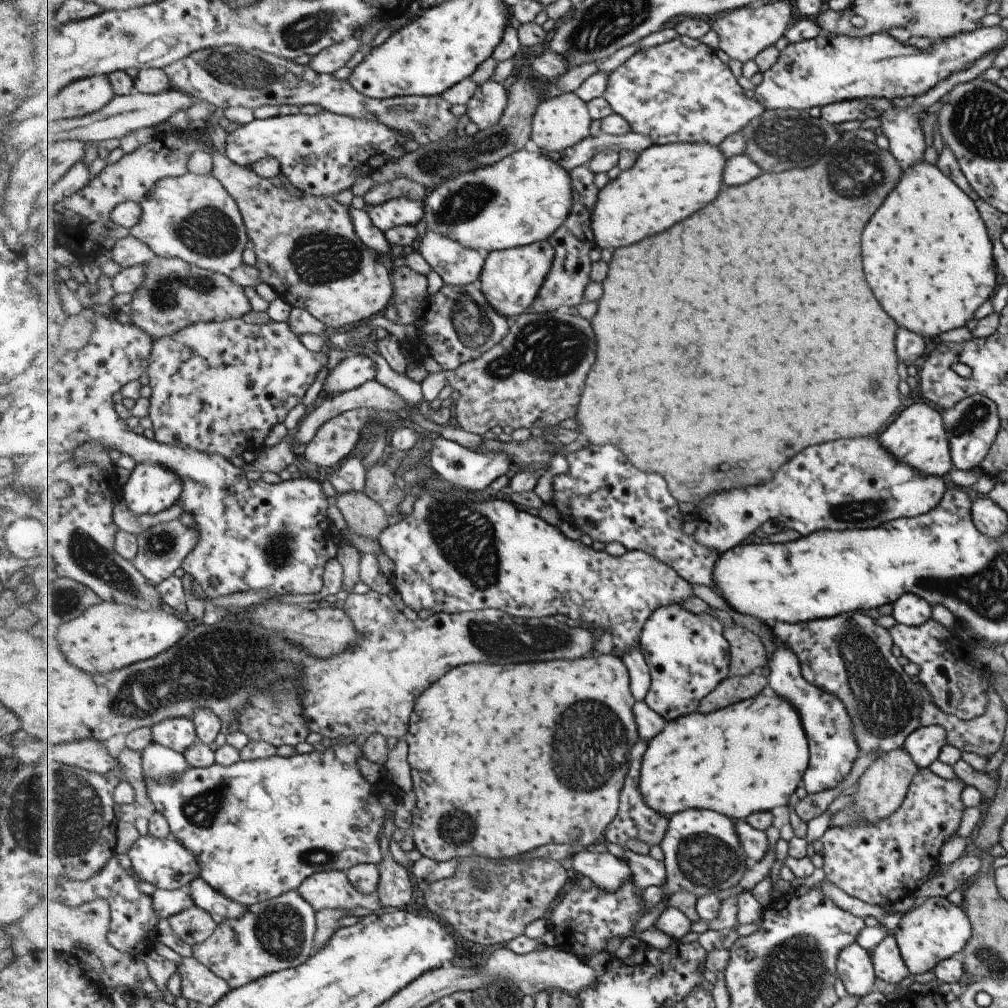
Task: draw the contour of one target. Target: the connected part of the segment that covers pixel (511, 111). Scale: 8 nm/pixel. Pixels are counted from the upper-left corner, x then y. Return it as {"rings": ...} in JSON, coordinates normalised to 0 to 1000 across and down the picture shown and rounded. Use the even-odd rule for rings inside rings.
{"rings":[[[513,76],[513,79],[508,77],[504,83],[504,96],[503,107],[492,124],[478,130],[475,129],[468,136],[460,135],[455,131],[451,135],[445,135],[433,142],[418,143],[413,150],[404,152],[397,160],[384,162],[376,170],[370,171],[368,173],[370,183],[379,184],[402,176],[414,180],[420,185],[434,187],[438,182],[457,172],[491,163],[506,153],[521,147],[528,133],[529,114],[532,113],[538,102],[535,99],[535,91],[526,78]]]}

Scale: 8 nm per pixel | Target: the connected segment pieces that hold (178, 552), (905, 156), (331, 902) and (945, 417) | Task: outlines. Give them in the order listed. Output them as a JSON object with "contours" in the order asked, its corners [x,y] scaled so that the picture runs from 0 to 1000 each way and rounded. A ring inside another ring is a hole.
{"contours":[[[[180,516],[155,520],[137,532],[137,551],[133,561],[154,581],[166,575],[174,565],[181,563],[184,555],[198,539],[198,528],[192,523],[184,522]]],[[[989,47],[988,49],[982,50],[978,55],[972,56],[969,60],[966,60],[958,68],[944,71],[941,75],[935,77],[932,81],[928,82],[926,87],[917,91],[915,95],[904,98],[903,104],[899,108],[888,108],[886,105],[883,105],[873,116],[870,116],[874,119],[874,134],[877,134],[882,140],[881,150],[894,165],[899,167],[908,162],[916,161],[917,149],[920,145],[917,142],[917,135],[913,128],[913,117],[910,116],[912,115],[912,111],[916,111],[920,105],[924,105],[926,101],[930,101],[935,95],[938,95],[942,89],[945,89],[947,84],[967,78],[968,75],[973,73],[978,67],[984,65],[985,59],[988,57],[991,49],[992,48]]],[[[342,863],[320,864],[310,867],[296,881],[299,889],[313,901],[314,905],[322,902],[352,903],[364,901],[368,905],[376,905],[381,897],[376,888],[362,888],[352,881],[345,872]]],[[[964,392],[932,410],[938,425],[944,464],[961,467],[972,463],[985,437],[991,431],[988,407],[988,402],[977,393]]]]}

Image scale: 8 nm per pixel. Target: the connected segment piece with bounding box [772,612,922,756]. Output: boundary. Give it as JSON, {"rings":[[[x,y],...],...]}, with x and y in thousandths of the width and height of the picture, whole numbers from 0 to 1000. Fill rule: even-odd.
{"rings":[[[856,607],[807,615],[803,619],[775,617],[766,627],[790,649],[799,676],[837,695],[854,747],[872,750],[894,742],[898,731],[913,720],[915,698],[910,680],[884,649],[887,640],[881,625],[856,611]]]}

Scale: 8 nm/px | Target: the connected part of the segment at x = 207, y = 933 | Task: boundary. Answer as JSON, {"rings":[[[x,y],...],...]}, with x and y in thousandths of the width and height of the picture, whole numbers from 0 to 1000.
{"rings":[[[189,900],[167,911],[174,927],[189,939],[202,936],[216,920],[216,915],[199,900]]]}

